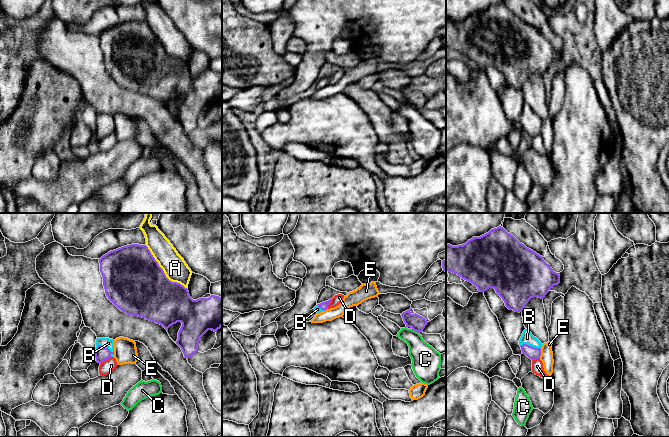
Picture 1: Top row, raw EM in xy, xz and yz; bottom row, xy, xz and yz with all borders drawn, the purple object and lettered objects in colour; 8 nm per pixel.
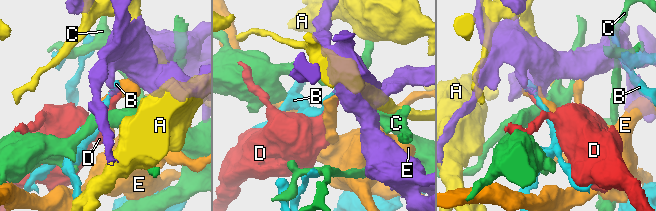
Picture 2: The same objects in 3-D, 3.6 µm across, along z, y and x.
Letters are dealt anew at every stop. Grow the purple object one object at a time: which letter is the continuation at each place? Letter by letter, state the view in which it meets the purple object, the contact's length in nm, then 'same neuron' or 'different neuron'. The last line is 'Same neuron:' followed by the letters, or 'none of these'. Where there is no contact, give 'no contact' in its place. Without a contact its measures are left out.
A: contact in xy; length 500 nm; different neuron
B: contact in xy; length 150 nm; different neuron
C: contact in xz; length 70 nm; different neuron
D: contact in xy; length 110 nm; different neuron
E: contact in yz; length 90 nm; different neuron
Same neuron: none of these

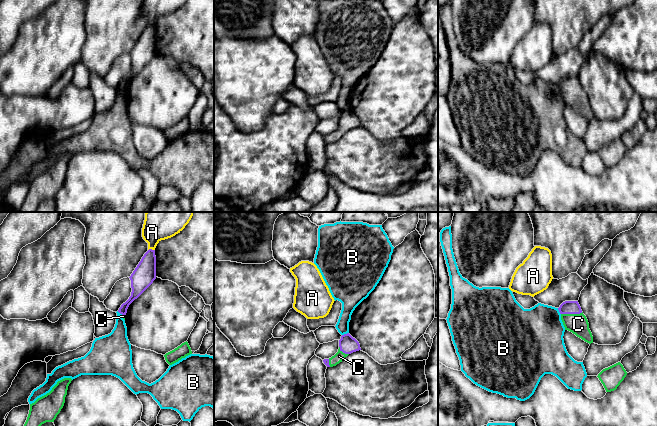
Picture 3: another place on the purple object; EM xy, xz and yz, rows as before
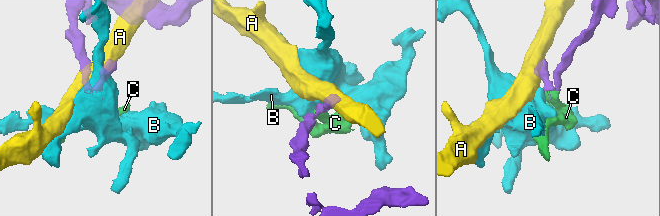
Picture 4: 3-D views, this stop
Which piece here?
A: contact in xy; length 60 nm; different neuron
B: contact in xz; length 60 nm; different neuron
C: contact in yz; length 180 nm; same neuron
Same neuron: C

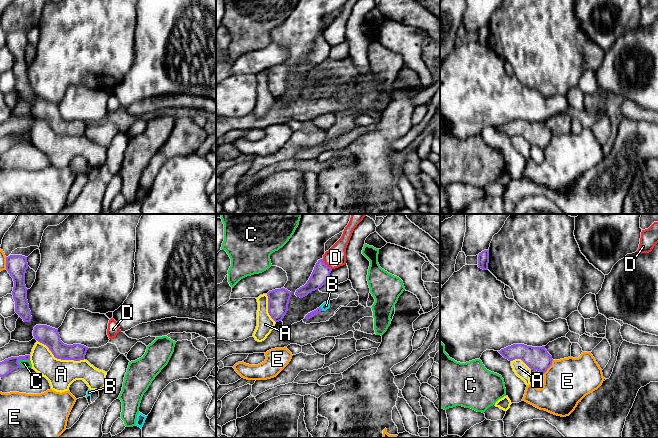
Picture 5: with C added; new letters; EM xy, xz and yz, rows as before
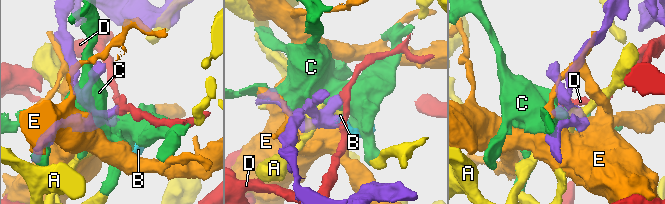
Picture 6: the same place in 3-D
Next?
A: contact in xy; length 420 nm; different neuron
B: contact in xz; length 40 nm; same neuron
C: contact in xy; length 110 nm; different neuron
D: contact in xz; length 120 nm; different neuron
E: contact in yz; length 140 nm; different neuron
Same neuron: B

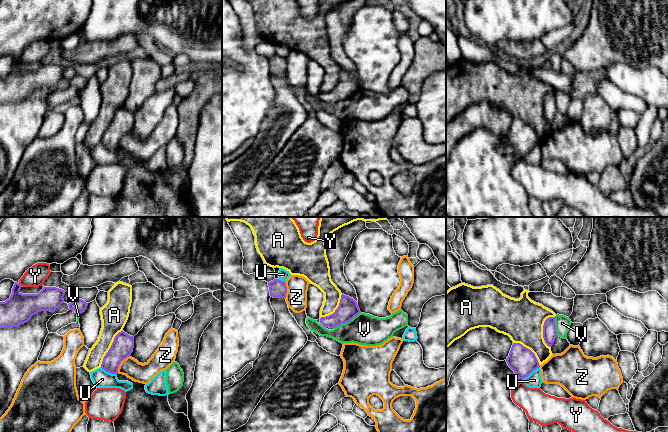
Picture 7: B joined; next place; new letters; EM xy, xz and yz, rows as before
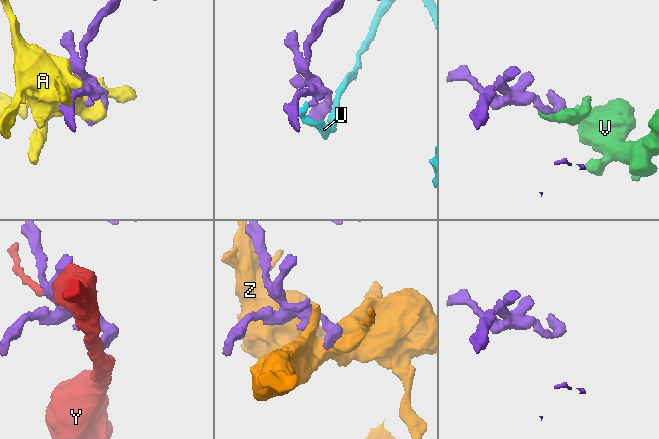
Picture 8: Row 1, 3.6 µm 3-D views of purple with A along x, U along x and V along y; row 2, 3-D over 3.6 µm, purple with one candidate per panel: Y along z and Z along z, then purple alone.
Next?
A: contact in yz; length 260 nm; different neuron
U: contact in xy; length 150 nm; different neuron
V: contact in xz; length 260 nm; different neuron
Y: contact in xy; length 40 nm; different neuron
Z: contact in xy; length 180 nm; different neuron
Same neuron: none of these

